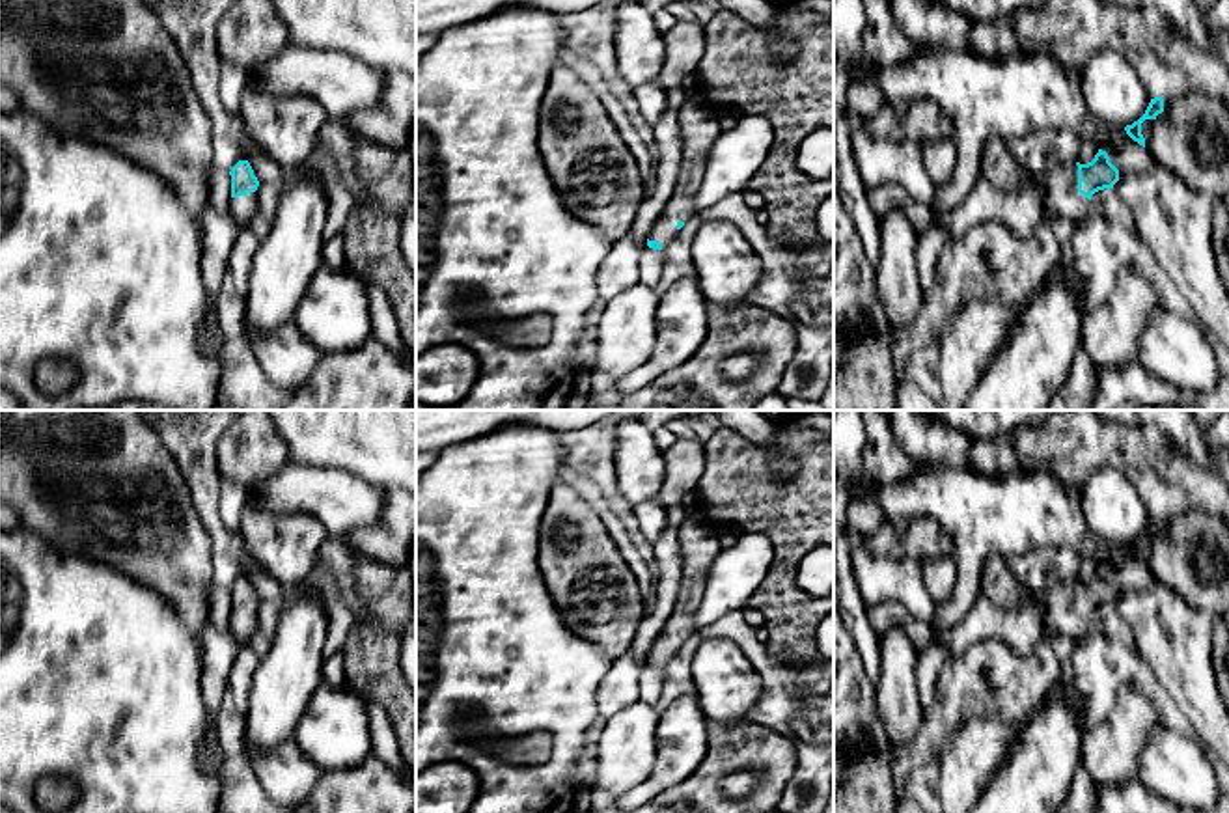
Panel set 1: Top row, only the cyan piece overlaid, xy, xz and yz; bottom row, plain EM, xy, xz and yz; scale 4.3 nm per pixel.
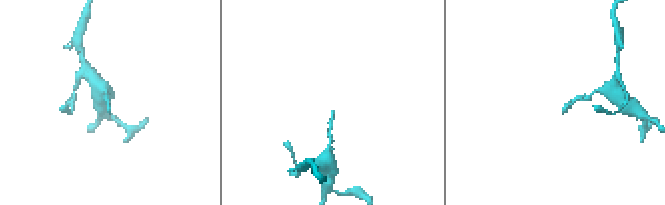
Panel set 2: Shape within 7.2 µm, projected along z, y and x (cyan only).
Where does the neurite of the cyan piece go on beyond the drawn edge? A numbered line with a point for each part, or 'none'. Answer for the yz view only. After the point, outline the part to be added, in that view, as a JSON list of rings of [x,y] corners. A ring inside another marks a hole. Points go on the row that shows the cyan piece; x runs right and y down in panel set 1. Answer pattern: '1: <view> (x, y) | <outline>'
1: yz (1062, 200) | [[[988,138],[981,149],[979,175],[1005,194],[1041,190],[1046,222],[1069,218],[1078,222],[1089,209],[1089,200],[1078,192],[1078,166],[1070,164],[1041,175],[1028,173],[1013,158],[1005,140]]]

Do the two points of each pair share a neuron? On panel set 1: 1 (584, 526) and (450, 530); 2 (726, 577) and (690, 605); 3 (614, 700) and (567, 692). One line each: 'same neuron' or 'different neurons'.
1: different neurons
2: different neurons
3: different neurons

